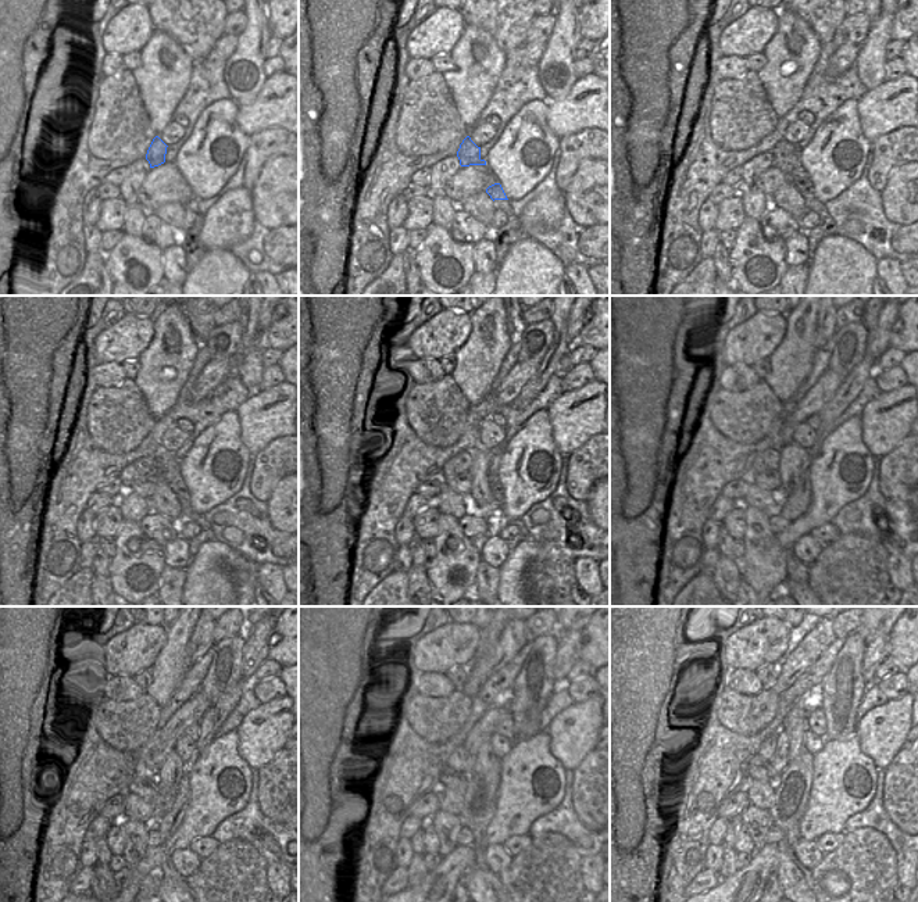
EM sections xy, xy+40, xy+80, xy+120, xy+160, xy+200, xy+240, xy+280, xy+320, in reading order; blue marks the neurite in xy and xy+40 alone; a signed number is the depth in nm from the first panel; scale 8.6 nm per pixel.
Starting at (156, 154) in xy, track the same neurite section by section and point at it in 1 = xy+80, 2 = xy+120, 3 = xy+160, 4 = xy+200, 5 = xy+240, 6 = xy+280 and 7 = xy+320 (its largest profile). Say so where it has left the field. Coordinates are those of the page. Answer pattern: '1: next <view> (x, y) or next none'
1: next xy+80 (785, 156)
2: next xy+120 (172, 476)
3: next xy+160 (497, 494)
4: next xy+200 (796, 504)
5: next xy+240 (172, 819)
6: next xy+280 (479, 827)
7: next xy+320 (792, 836)

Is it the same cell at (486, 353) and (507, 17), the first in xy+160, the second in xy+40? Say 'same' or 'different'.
different

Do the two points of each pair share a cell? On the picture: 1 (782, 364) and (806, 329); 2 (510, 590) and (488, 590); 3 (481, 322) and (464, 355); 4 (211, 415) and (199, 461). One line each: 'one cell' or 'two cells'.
1: one cell
2: two cells
3: one cell
4: two cells

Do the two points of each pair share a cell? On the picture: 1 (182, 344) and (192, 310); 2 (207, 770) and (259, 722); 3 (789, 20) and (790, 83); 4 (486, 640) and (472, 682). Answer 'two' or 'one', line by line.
1: two
2: two
3: one
4: one

